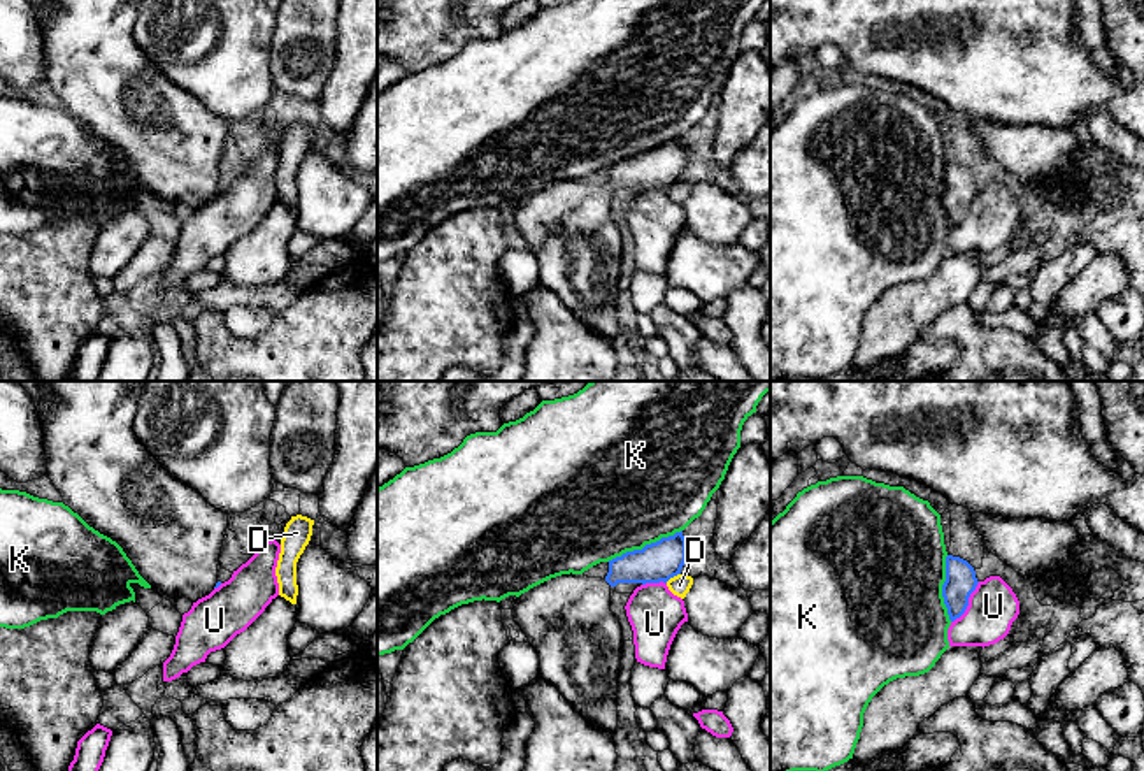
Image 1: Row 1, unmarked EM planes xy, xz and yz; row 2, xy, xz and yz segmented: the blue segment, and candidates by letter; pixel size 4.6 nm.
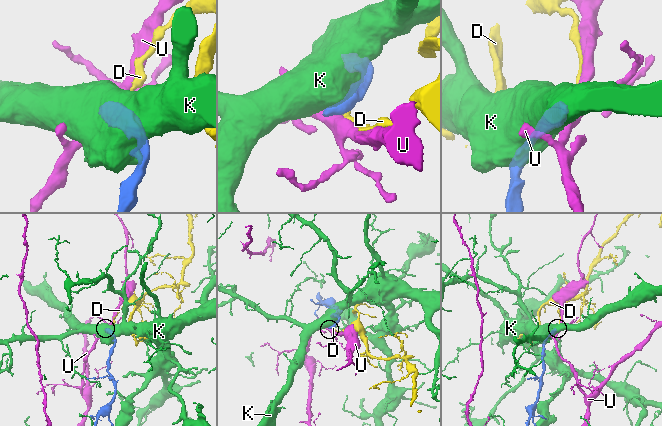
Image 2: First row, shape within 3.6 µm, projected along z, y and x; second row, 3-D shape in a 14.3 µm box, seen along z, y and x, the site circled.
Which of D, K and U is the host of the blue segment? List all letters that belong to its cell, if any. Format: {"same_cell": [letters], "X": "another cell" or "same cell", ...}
{"same_cell": [], "D": "another cell", "K": "another cell", "U": "another cell"}

